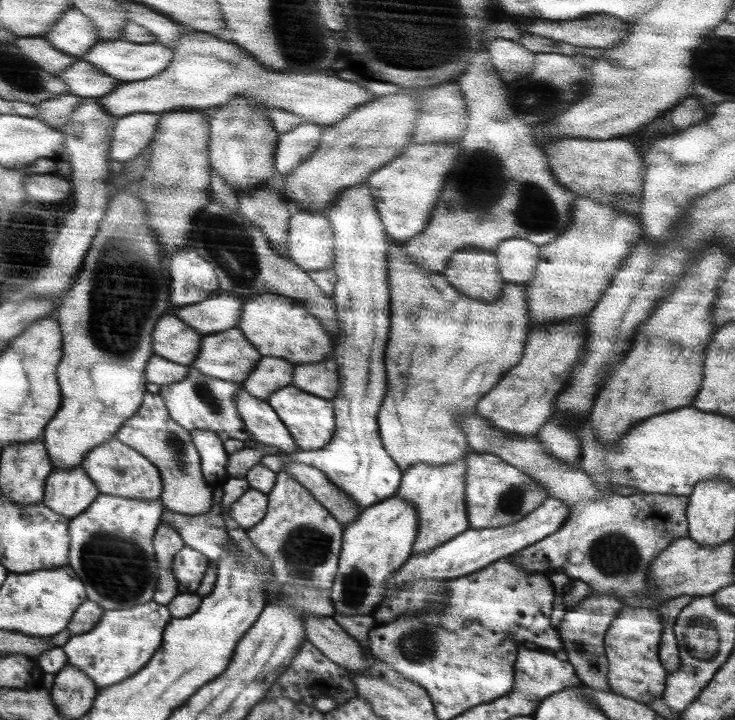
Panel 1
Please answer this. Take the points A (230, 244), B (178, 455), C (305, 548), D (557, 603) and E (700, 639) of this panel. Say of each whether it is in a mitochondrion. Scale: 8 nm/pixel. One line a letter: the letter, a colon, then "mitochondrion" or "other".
A: mitochondrion
B: mitochondrion
C: mitochondrion
D: other
E: mitochondrion

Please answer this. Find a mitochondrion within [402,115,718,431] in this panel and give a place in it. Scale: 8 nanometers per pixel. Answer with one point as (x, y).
(536, 211)

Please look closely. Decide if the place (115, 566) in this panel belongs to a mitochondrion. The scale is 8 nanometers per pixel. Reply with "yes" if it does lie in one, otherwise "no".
yes

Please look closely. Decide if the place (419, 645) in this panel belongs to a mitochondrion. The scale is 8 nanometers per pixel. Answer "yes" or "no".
yes

